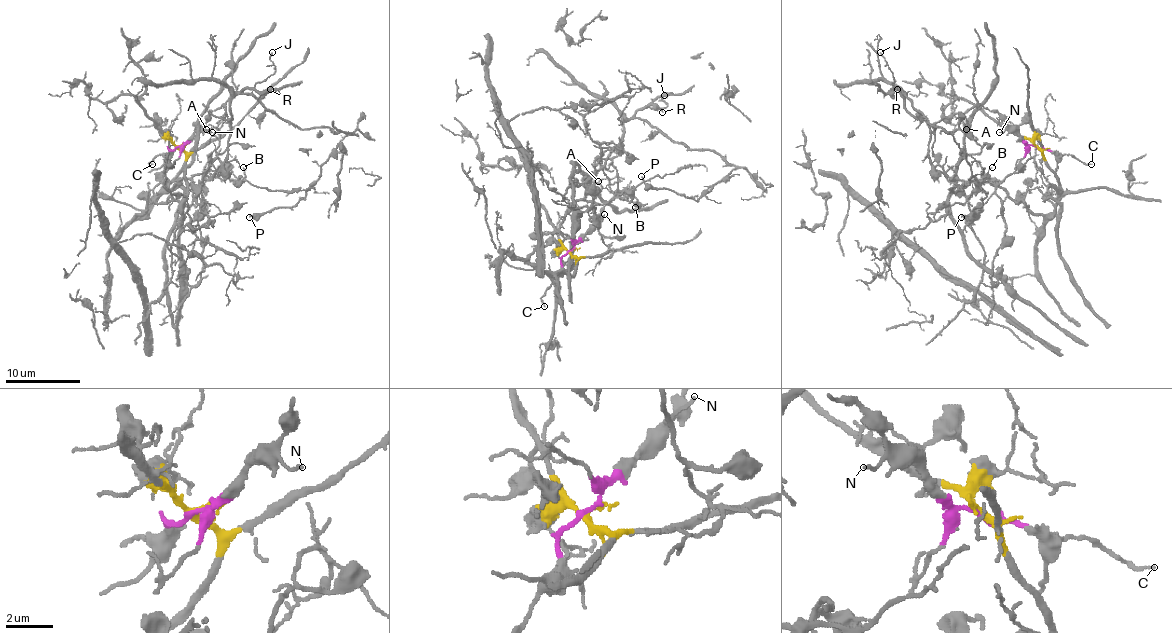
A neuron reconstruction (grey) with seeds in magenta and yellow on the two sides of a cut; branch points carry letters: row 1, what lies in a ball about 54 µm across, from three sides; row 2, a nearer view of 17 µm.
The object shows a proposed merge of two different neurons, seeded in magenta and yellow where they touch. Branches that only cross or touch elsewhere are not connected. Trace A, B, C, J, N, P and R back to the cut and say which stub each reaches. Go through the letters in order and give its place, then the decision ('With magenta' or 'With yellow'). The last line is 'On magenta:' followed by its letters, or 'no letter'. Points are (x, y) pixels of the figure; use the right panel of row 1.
A: Place: (966, 129). With magenta
B: Place: (992, 167). With yellow
C: Place: (1091, 164). With magenta
J: Place: (880, 52). With magenta
N: Place: (999, 132). With magenta
P: Place: (961, 217). With magenta
R: Place: (897, 89). With magenta
On magenta: A, C, J, N, P, R

